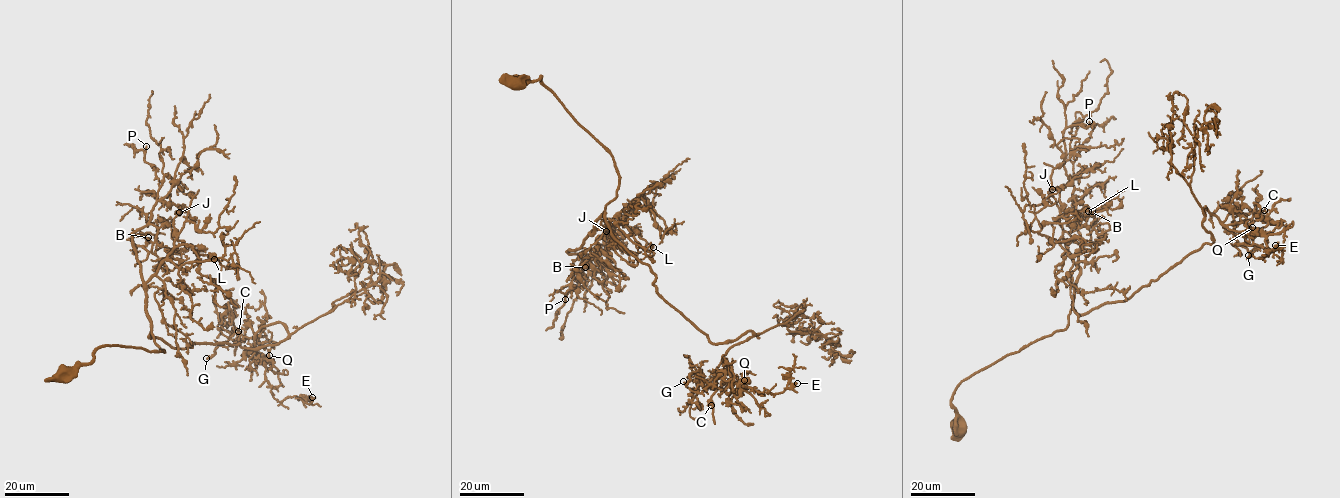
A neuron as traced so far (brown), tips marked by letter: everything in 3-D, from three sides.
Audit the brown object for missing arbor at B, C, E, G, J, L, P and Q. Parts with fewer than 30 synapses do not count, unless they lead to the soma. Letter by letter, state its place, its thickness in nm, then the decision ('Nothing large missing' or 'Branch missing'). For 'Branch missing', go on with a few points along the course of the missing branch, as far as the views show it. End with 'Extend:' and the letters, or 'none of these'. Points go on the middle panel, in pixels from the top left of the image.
B: Place: (585, 267). Thickness 440 nm. Nothing large missing
C: Place: (711, 405). Thickness 320 nm. Branch missing. Course of what is missing: (711, 405), (716, 414), (706, 422)
E: Place: (797, 383). Thickness 400 nm. Nothing large missing
G: Place: (683, 381). Thickness 170 nm. Nothing large missing
J: Place: (606, 231). Thickness 240 nm. Nothing large missing
L: Place: (653, 247). Thickness 500 nm. Nothing large missing
P: Place: (565, 299). Thickness 150 nm. Nothing large missing
Q: Place: (744, 380). Thickness 240 nm. Nothing large missing
Extend: C

